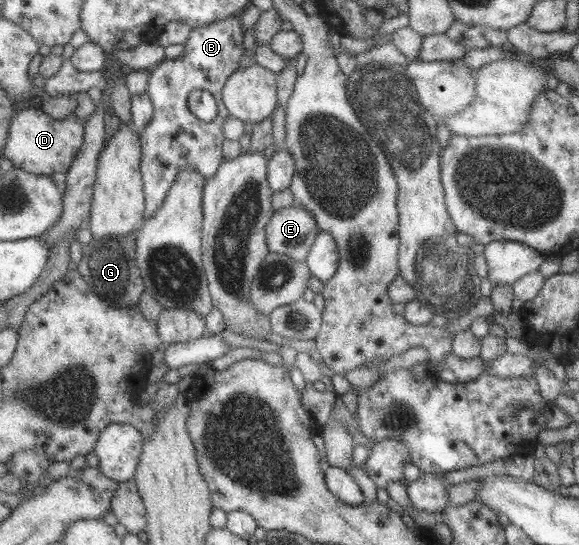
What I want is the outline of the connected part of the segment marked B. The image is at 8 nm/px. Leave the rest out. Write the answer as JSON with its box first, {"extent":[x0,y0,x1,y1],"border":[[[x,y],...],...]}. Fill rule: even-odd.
{"extent":[138,17,246,220],"border":[[[229,17],[193,28],[182,53],[176,58],[160,62],[151,70],[146,92],[154,105],[154,114],[146,128],[138,132],[141,144],[140,171],[146,199],[144,220],[157,213],[179,171],[195,170],[205,180],[217,174],[224,160],[222,145],[225,137],[222,127],[230,114],[222,100],[223,86],[228,77],[240,68],[239,62],[246,50],[243,48],[243,42],[241,17]],[[193,89],[210,91],[216,99],[218,114],[212,121],[199,120],[189,110],[187,97]]]}

